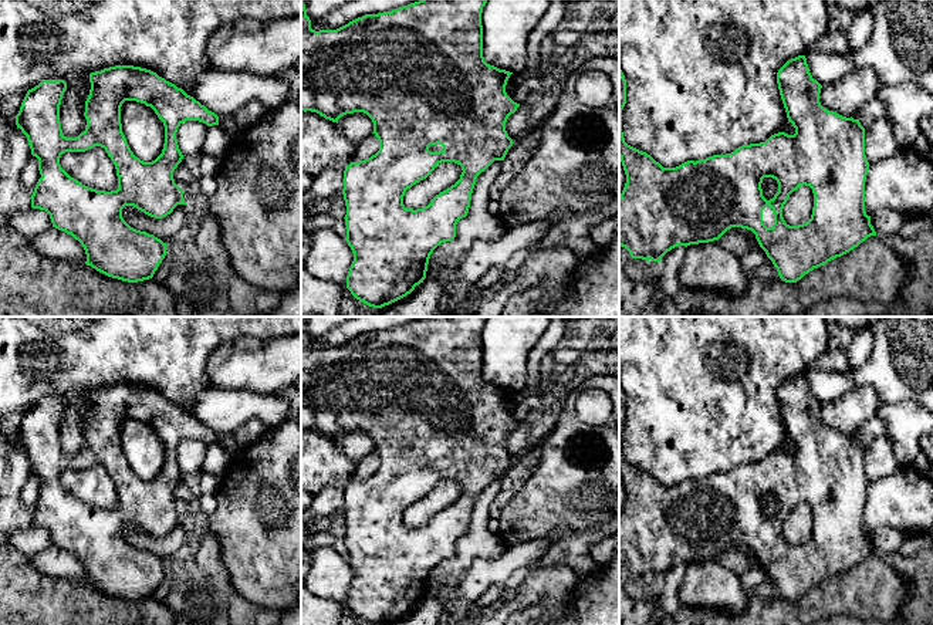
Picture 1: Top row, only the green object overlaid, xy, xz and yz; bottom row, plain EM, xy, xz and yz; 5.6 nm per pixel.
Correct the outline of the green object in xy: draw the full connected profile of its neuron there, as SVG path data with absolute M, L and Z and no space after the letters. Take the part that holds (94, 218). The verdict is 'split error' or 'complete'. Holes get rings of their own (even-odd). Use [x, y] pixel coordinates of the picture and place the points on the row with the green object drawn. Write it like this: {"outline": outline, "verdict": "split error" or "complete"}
{"outline": "M115 65L91 72L89 82L91 89L84 112L87 128L75 138L64 136L60 122L60 105L67 89L64 80L43 80L28 89L14 116L17 128L27 136L31 155L38 159L41 178L31 195L31 207L45 210L53 227L71 234L81 243L87 254L87 266L128 283L149 280L166 256L166 243L153 234L131 227L122 217L122 209L133 206L151 217L162 219L170 214L178 205L186 205L183 190L173 179L173 172L183 159L176 139L178 128L186 121L199 121L207 126L219 125L219 116L182 88L146 68ZM125 101L151 107L163 122L163 149L152 162L136 158L126 142L121 124L121 107ZM94 146L104 148L114 162L118 176L116 190L105 192L88 188L61 168L62 153L85 152Z", "verdict": "complete"}

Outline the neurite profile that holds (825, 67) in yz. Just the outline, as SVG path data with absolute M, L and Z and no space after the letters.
M808 51L805 58L812 78L821 85L838 81L855 68L852 57L835 53Z

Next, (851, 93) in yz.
M871 68L856 70L844 75L838 81L822 85L819 102L828 111L851 118L869 101L876 98L882 82Z

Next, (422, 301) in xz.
M425 278L406 297L379 308L376 317L435 317L439 295L437 284Z

